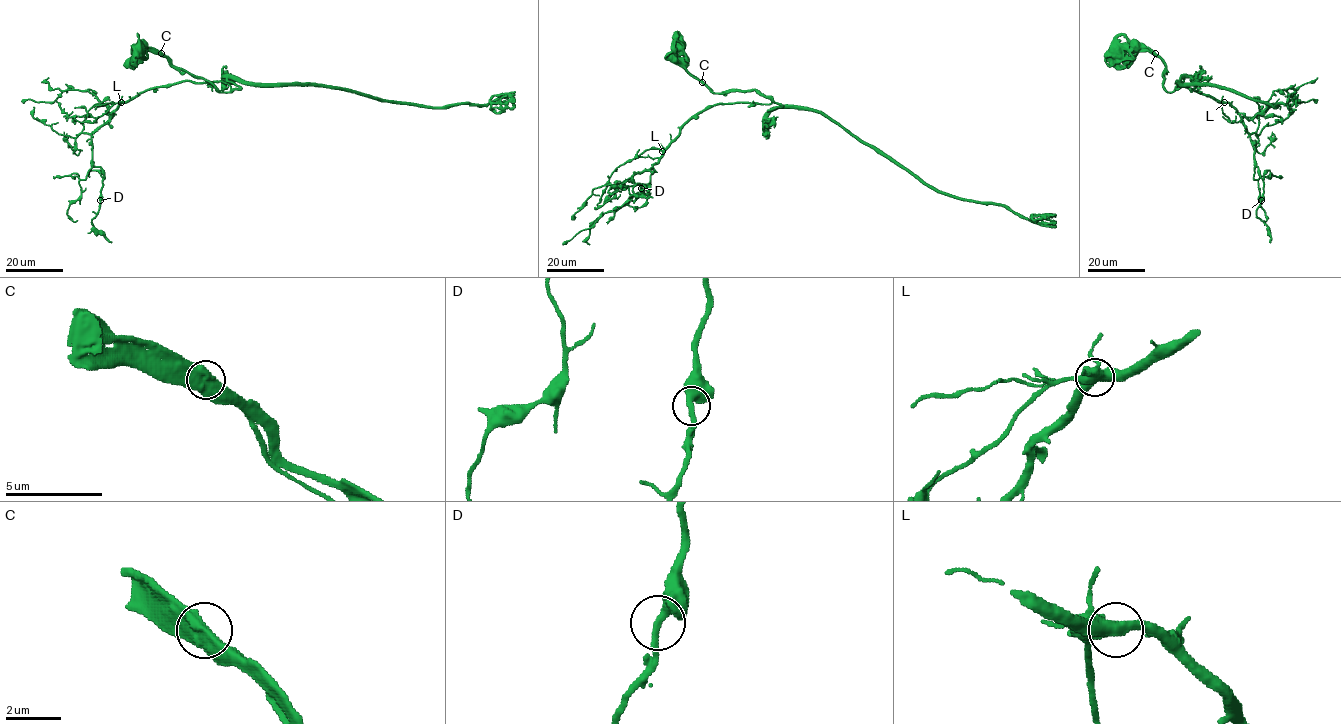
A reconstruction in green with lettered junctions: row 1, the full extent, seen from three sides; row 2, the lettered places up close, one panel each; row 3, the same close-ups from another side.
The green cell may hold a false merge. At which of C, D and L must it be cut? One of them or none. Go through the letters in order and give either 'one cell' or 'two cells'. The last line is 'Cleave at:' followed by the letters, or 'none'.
C: two cells
D: one cell
L: one cell
Cleave at: C

